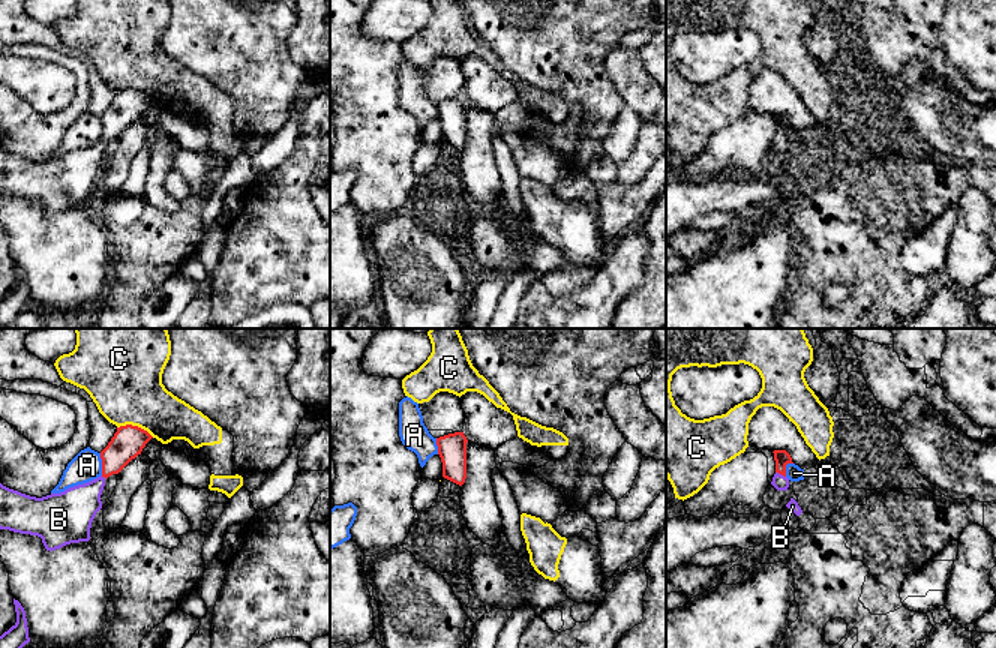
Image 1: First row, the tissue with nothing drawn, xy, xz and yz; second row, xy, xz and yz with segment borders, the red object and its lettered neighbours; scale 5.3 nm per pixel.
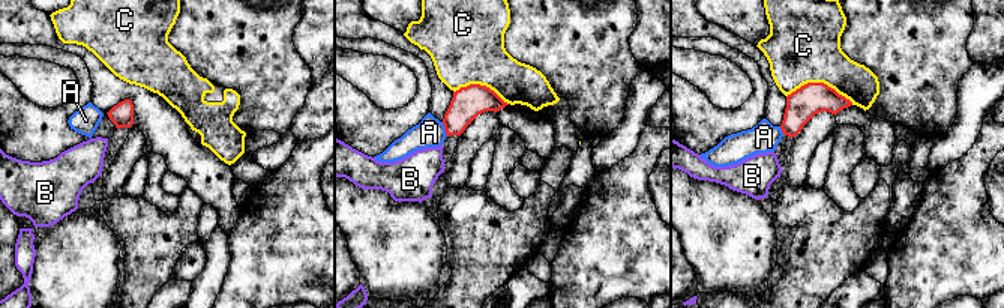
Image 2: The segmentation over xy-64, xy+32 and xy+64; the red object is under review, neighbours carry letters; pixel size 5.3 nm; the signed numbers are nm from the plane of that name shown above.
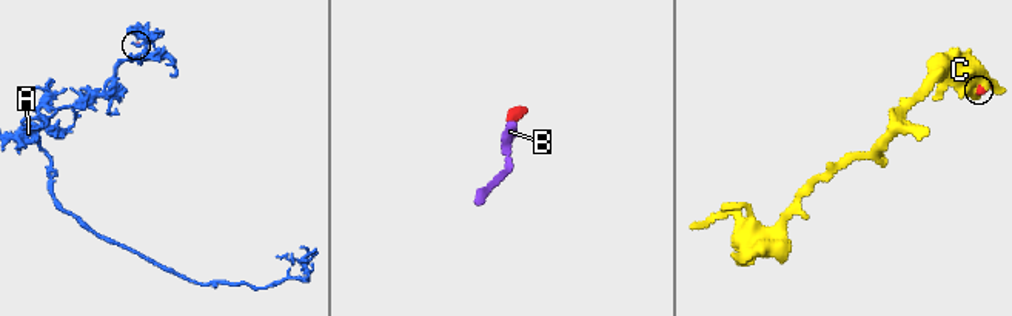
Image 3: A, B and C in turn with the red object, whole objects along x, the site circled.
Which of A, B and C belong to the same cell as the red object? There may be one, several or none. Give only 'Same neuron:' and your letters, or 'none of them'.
Same neuron: B

